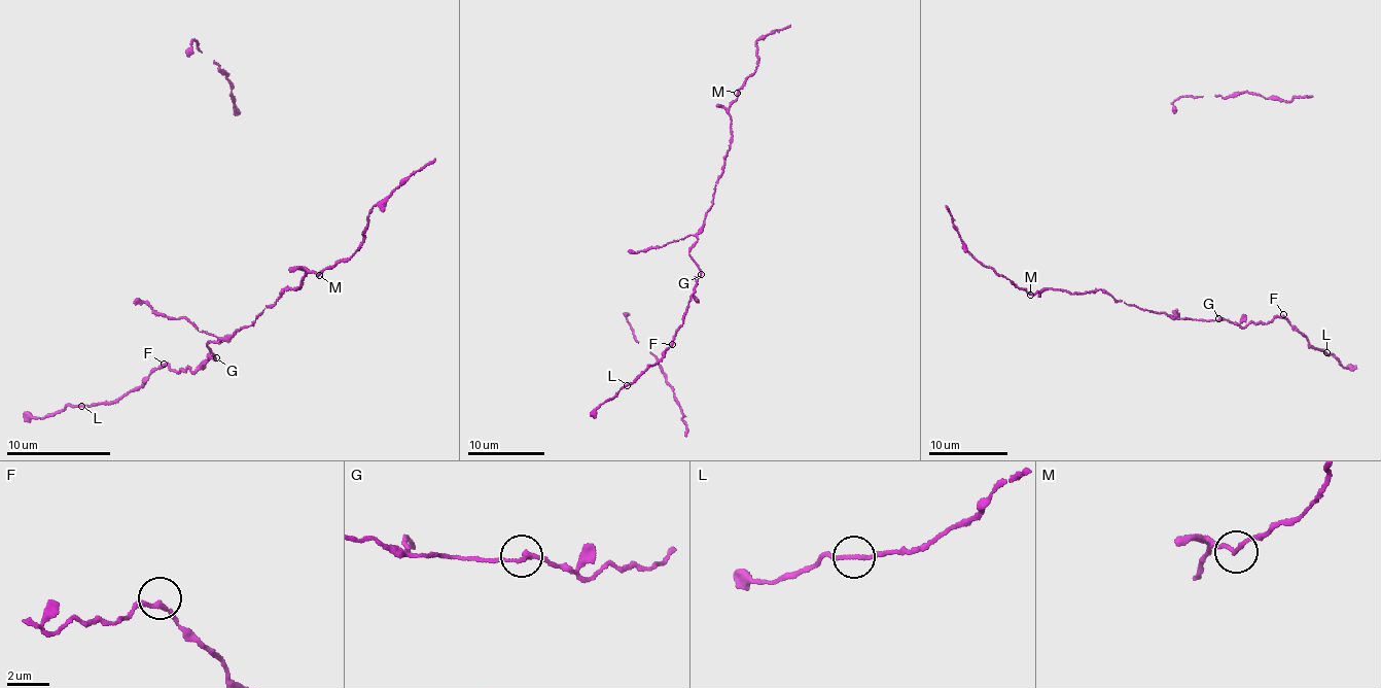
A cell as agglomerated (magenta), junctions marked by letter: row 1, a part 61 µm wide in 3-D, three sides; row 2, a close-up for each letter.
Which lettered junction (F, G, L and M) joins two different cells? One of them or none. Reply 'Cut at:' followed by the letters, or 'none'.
Cut at: none

